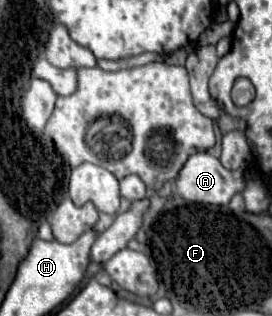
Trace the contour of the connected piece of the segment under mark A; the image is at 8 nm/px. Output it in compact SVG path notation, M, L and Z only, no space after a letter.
M195 153L185 161L185 167L181 167L177 179L173 181L173 193L177 197L183 197L187 201L195 201L195 203L205 203L205 205L227 205L231 201L231 197L237 191L243 191L247 181L247 175L243 169L239 171L229 171L225 169L219 159L215 159L209 153Z

